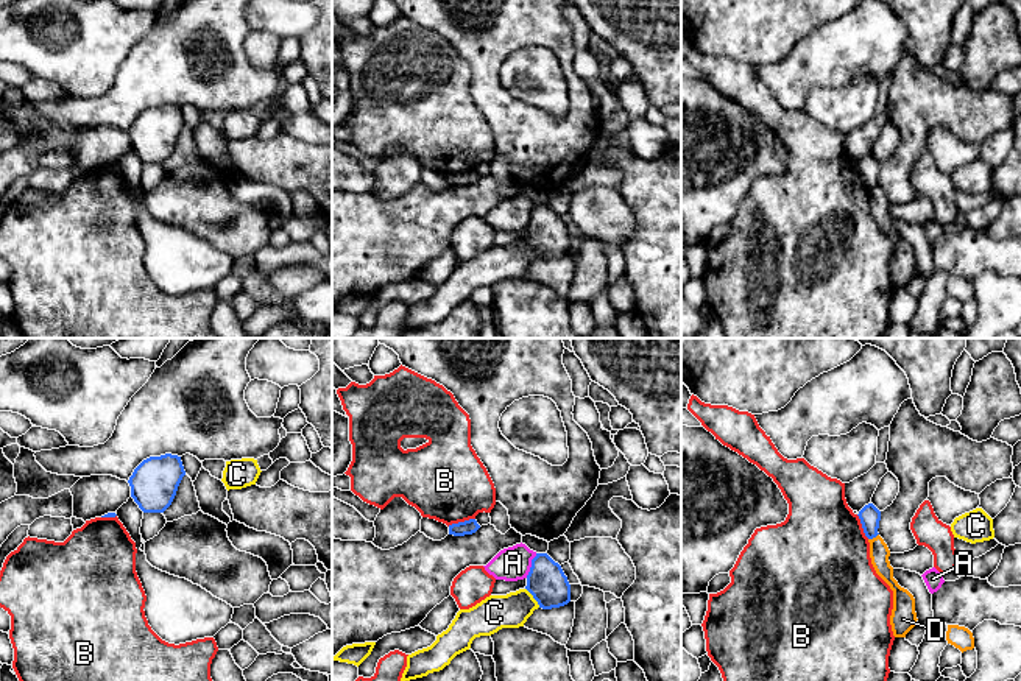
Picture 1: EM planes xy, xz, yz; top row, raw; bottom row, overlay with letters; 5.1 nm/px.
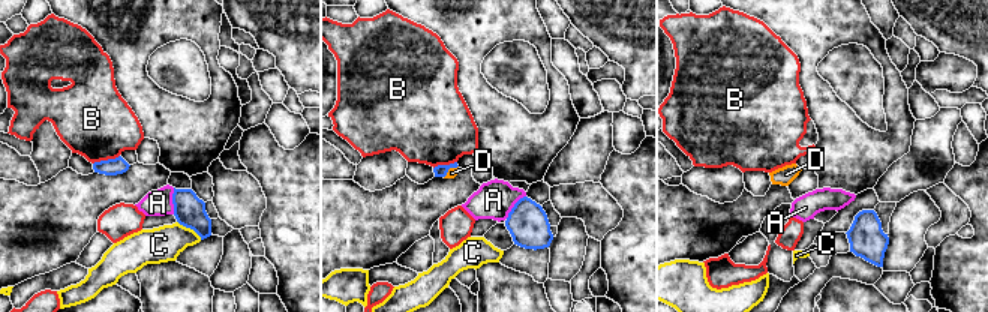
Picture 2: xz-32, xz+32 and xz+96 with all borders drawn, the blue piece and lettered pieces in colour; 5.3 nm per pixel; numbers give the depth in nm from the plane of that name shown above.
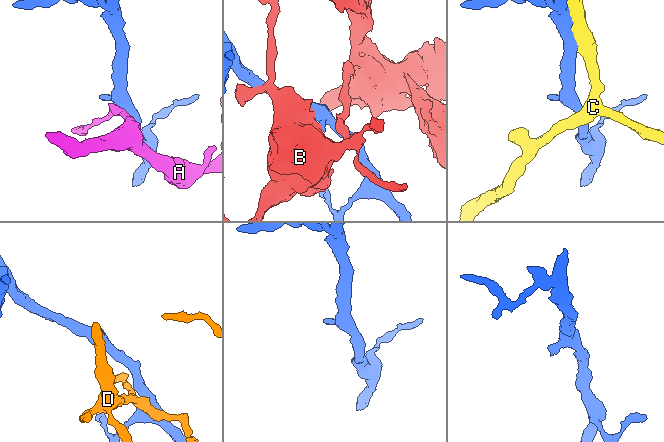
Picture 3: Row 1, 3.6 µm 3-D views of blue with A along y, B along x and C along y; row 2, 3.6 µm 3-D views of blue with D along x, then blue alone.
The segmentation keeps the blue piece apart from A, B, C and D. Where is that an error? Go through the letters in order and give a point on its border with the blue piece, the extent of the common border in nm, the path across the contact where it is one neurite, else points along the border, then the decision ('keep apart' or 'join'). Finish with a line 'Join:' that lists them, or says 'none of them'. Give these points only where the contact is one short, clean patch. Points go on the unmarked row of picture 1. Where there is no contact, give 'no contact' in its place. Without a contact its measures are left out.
A: xz (532, 217) | 140 nm | along xz (536, 204), (526, 228) | keep apart
B: xz (460, 173) | 150 nm | keep apart
C: xz (533, 248) | 130 nm | keep apart
D: yz (873, 187) | 70 nm | along yz (878, 184), (869, 190) | keep apart
Join: none of them

